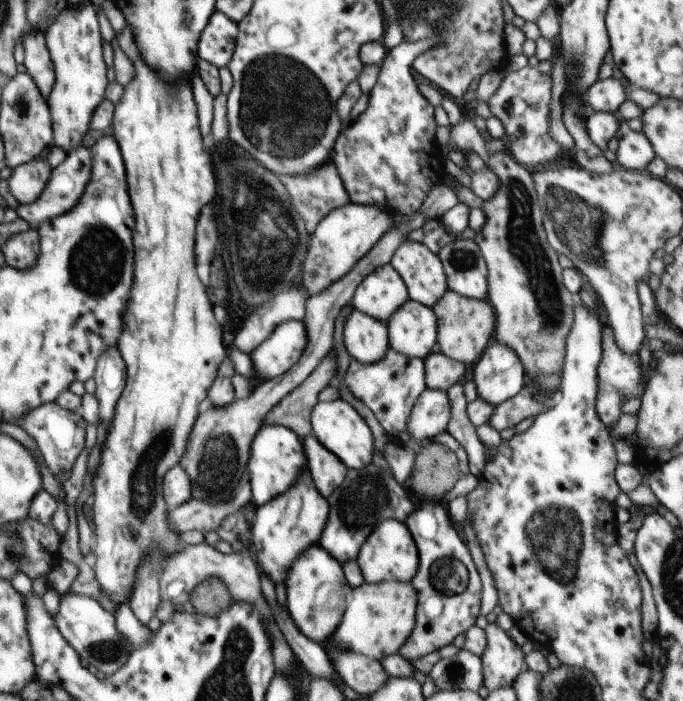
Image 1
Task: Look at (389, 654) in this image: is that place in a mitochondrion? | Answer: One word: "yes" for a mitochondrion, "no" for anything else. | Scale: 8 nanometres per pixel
no

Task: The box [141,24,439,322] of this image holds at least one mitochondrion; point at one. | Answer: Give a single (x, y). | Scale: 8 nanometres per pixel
(282, 109)

